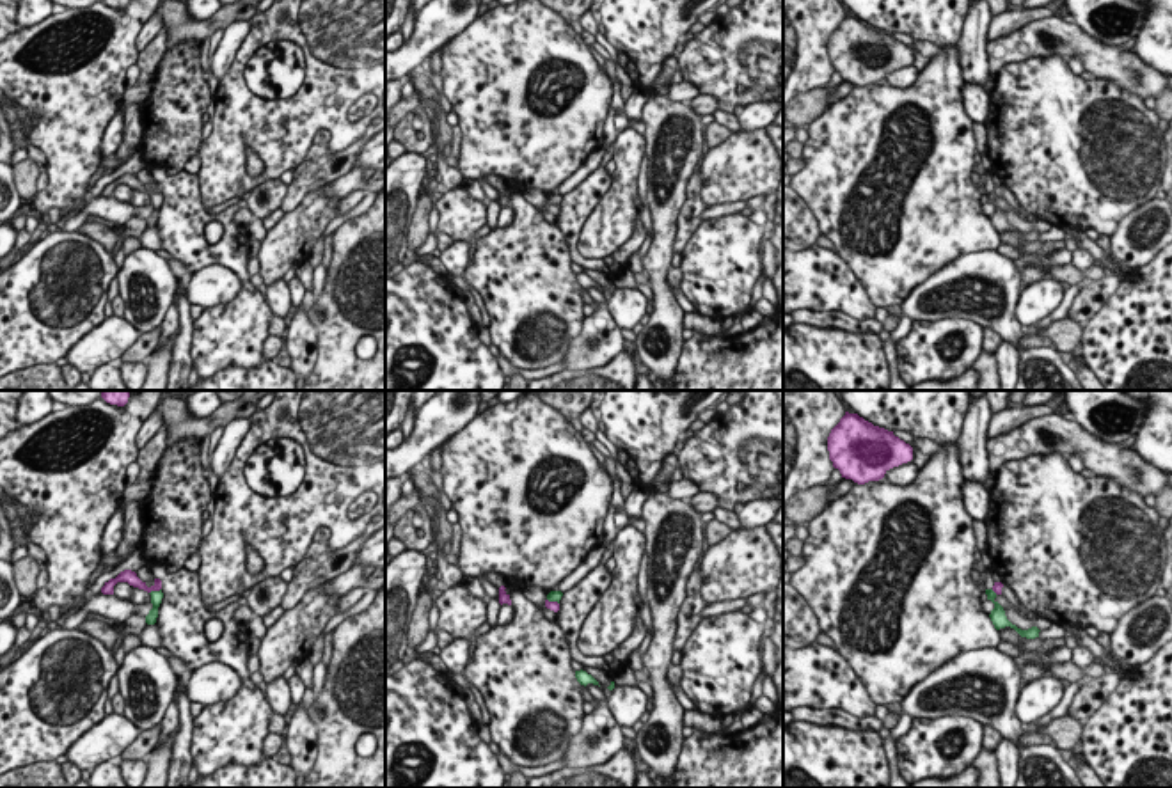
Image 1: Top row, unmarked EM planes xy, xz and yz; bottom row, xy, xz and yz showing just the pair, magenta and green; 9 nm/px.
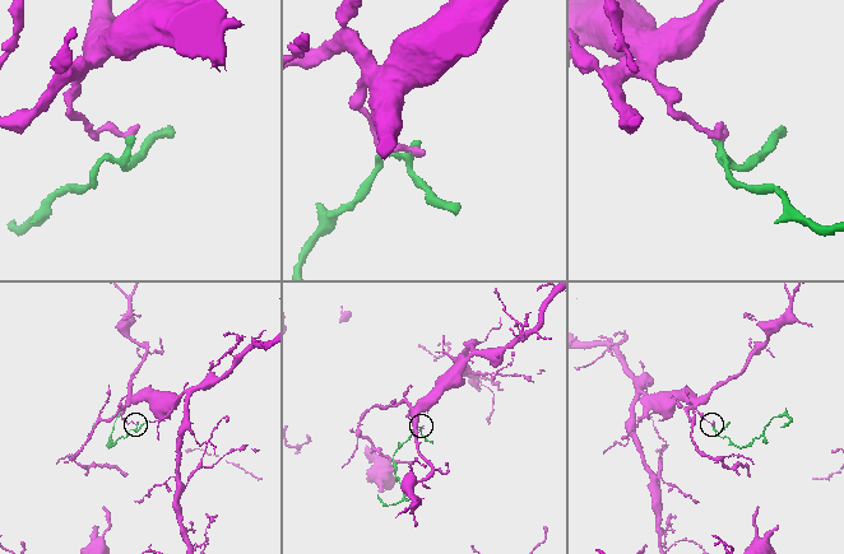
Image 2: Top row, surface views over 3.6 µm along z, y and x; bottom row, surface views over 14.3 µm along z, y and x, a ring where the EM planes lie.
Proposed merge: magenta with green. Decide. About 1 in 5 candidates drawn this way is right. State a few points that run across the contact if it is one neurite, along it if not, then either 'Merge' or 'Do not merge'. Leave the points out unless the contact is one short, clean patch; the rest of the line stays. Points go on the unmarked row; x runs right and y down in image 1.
Line: xy (160, 190), (150, 196). Do not merge

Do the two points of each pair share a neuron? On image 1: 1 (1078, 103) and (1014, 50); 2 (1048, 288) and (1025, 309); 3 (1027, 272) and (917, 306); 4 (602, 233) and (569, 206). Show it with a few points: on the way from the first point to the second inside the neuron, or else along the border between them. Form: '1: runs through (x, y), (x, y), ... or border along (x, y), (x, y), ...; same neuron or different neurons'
1: border along (1068, 59), (1048, 54), (1005, 61), (993, 78); different neurons
2: runs through (1043, 293), (1030, 306); same neuron
3: border along (1018, 268), (1021, 283); different neurons
4: border along (609, 183), (581, 228), (578, 251), (588, 260); different neurons

